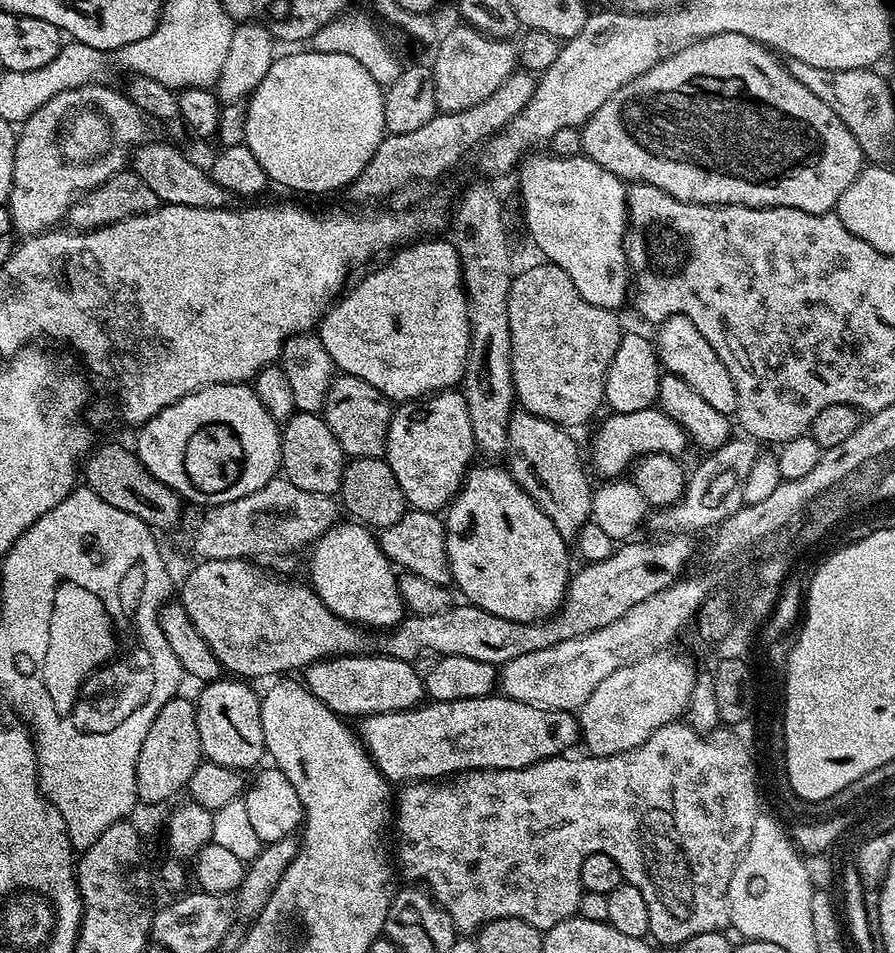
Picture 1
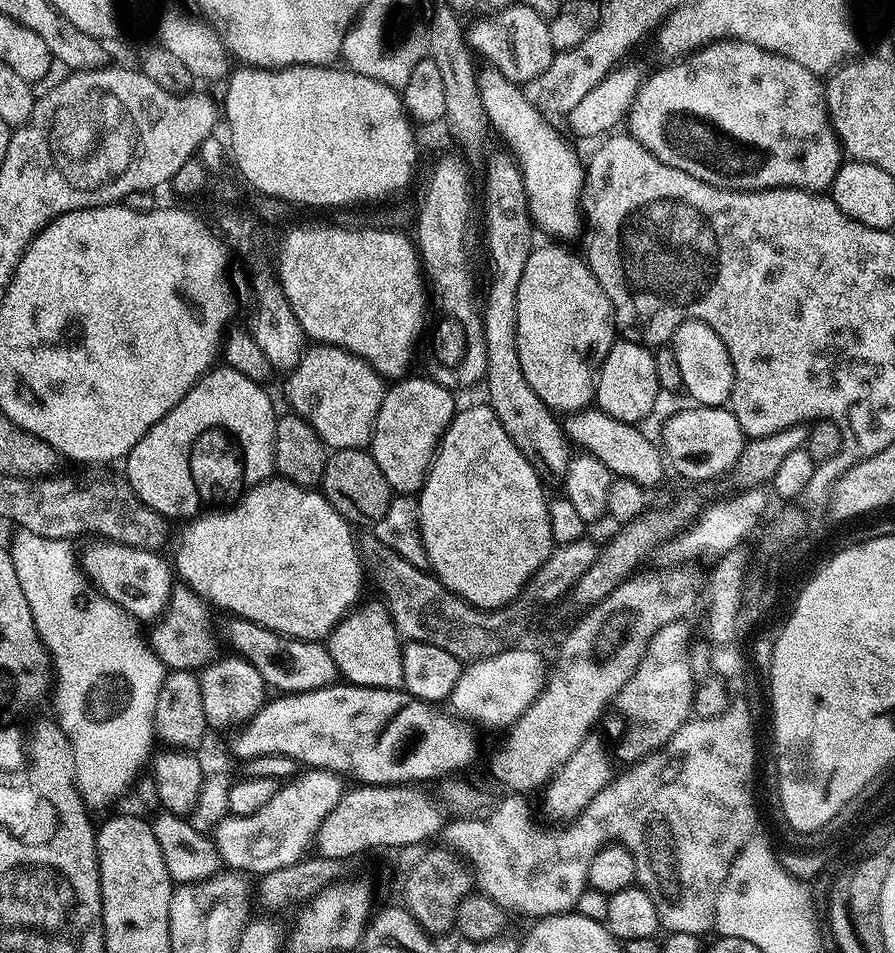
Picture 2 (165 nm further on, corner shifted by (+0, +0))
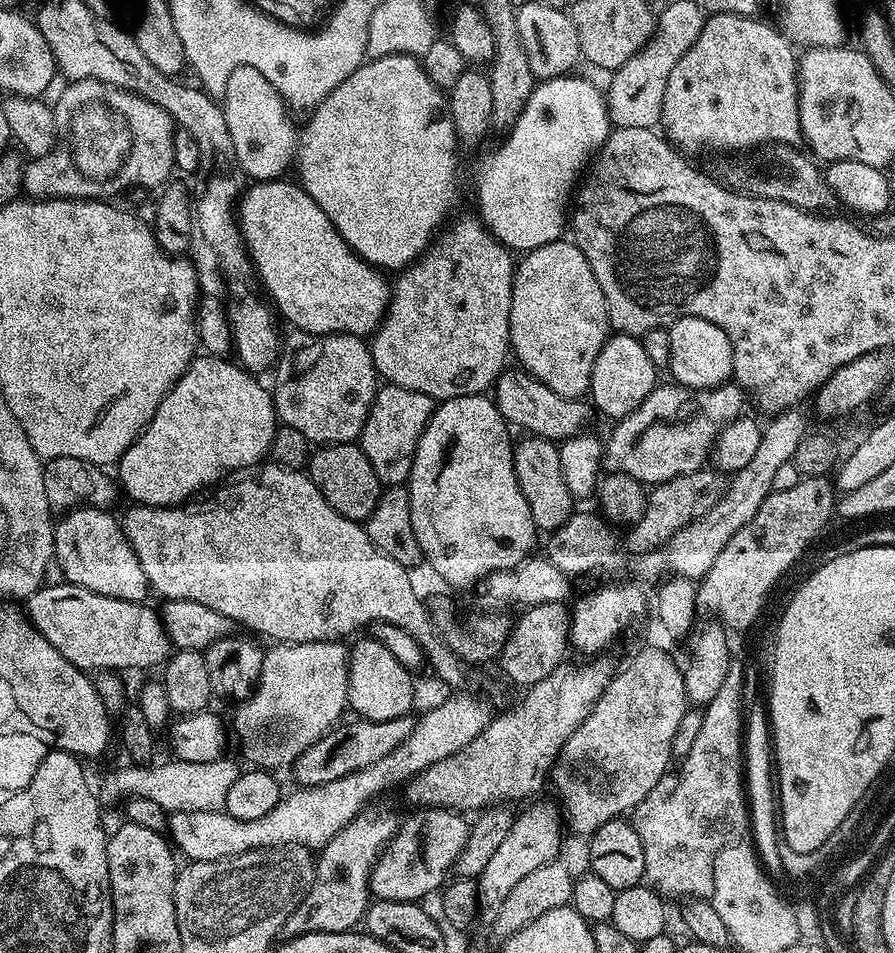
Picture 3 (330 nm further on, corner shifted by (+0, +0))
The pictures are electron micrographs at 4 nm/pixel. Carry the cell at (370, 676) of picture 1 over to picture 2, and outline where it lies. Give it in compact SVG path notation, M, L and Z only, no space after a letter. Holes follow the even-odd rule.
M229 619L228 644L240 659L250 662L258 674L262 674L269 689L277 688L280 694L309 692L319 688L328 688L337 683L338 673L330 658L327 647L315 640L294 640L291 636L281 636L266 626L258 626L249 620Z

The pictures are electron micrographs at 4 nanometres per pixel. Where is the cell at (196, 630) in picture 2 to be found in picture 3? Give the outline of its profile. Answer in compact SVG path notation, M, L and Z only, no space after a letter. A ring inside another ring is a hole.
M59 582L42 586L38 591L27 597L26 615L33 627L75 666L85 670L116 670L112 668L152 668L163 665L170 655L170 645L166 630L160 622L160 615L155 607L147 608L147 603L135 604L122 598L106 598L102 594L94 594L94 590L86 590L77 584Z

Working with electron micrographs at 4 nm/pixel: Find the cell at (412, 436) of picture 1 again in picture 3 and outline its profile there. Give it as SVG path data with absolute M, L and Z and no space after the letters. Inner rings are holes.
M397 384L377 387L358 443L366 458L370 458L370 466L374 466L374 474L381 485L395 485L396 471L400 471L401 474L409 471L412 455L416 453L420 435L424 433L424 427L428 424L433 411L432 397L418 394L418 390L406 390Z

